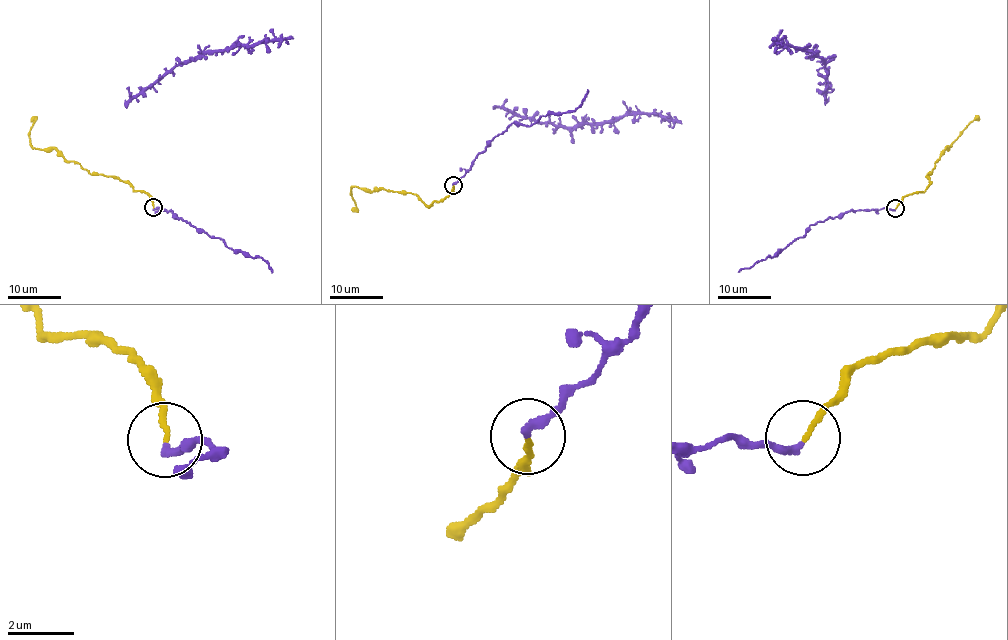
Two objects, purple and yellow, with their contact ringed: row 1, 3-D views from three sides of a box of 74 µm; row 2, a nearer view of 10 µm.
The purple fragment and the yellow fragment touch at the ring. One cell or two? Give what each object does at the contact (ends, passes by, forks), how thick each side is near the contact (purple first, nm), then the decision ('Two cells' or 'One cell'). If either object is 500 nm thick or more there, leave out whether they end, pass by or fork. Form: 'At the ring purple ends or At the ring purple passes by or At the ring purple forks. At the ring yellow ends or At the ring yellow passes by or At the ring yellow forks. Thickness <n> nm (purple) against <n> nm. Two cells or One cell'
At the ring purple ends. At the ring yellow ends. Thickness 240 nm (purple) against 140 nm. One cell

